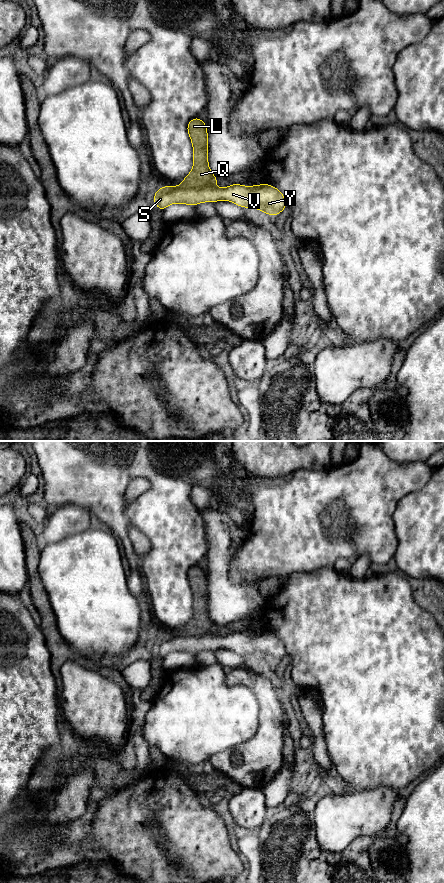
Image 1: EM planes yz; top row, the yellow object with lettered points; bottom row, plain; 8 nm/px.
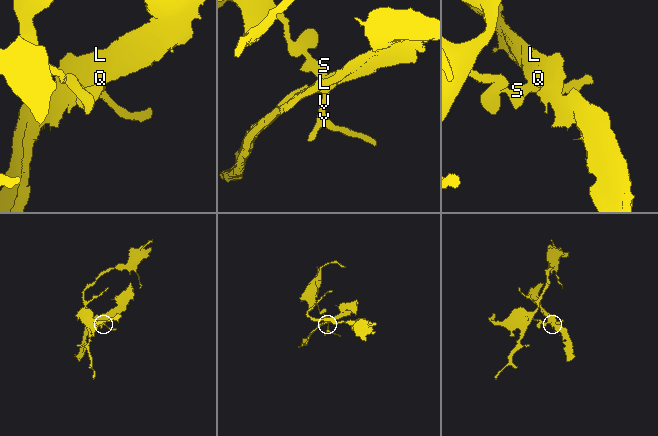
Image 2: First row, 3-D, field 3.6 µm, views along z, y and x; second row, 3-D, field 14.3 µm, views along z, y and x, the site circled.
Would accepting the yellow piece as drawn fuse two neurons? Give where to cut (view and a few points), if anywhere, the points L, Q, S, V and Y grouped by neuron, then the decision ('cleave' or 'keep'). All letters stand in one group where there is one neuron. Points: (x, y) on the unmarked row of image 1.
cut yz (181, 633), (196, 636), (212, 634); groups L Q / S V Y; cleave

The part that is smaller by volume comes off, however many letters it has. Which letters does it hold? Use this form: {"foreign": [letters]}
{"foreign": ["L", "Q"]}

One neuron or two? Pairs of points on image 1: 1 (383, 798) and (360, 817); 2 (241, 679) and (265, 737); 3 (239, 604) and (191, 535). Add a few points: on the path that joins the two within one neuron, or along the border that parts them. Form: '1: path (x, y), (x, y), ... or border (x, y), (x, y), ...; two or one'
1: path (377, 804), (366, 812); one
2: path (257, 688), (267, 698), (267, 721); one
3: border (204, 532), (207, 543), (206, 555); two

